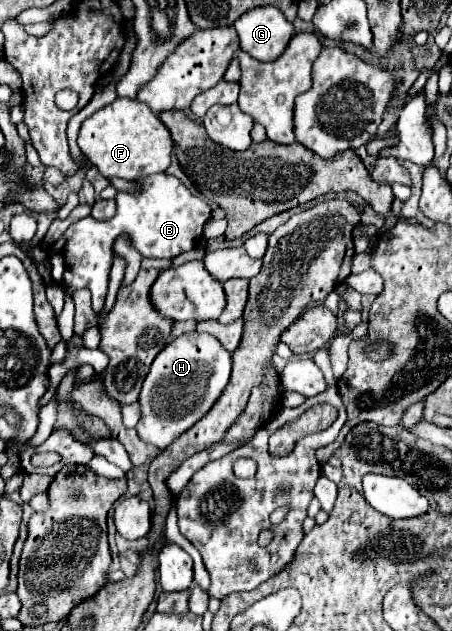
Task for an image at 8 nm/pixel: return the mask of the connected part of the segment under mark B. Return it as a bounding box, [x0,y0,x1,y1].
[47,173,211,313]

